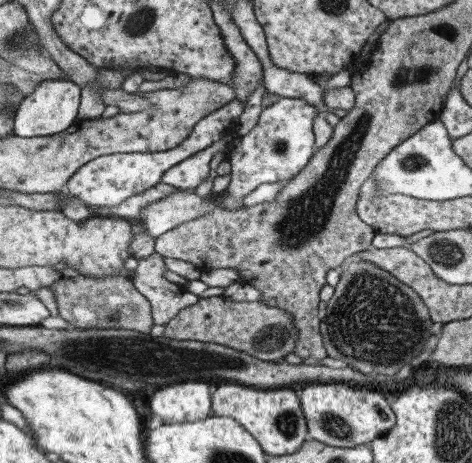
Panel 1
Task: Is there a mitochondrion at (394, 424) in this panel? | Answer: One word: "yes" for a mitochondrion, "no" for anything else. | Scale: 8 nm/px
no

